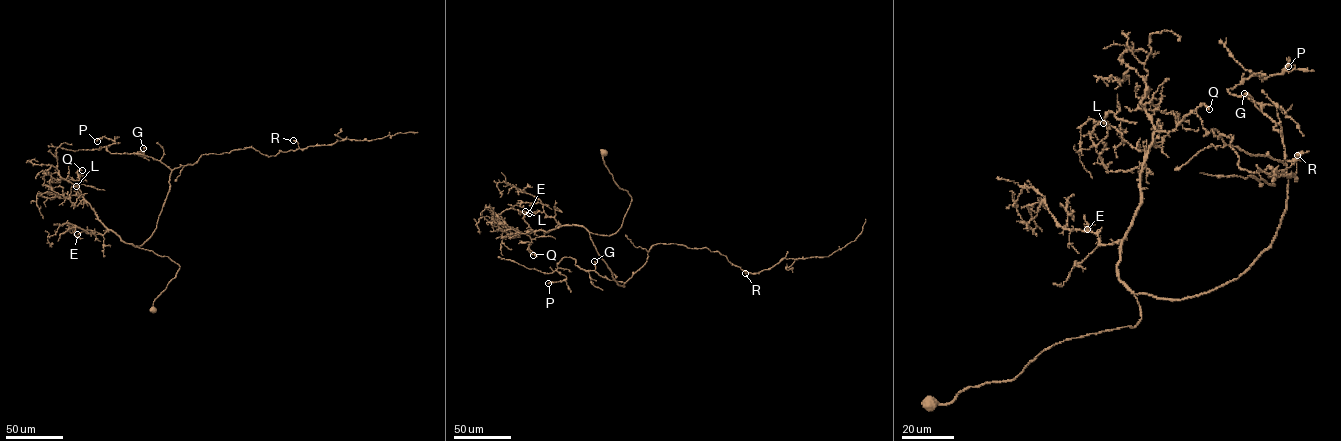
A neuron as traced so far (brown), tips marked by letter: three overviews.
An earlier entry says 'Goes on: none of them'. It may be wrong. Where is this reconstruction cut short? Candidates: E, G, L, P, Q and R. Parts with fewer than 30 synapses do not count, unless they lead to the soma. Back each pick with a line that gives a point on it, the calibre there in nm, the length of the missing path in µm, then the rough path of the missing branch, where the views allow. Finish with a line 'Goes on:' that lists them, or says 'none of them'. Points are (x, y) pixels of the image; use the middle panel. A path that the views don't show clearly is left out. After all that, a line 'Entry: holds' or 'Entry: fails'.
Goes on: none of them
Entry: holds

